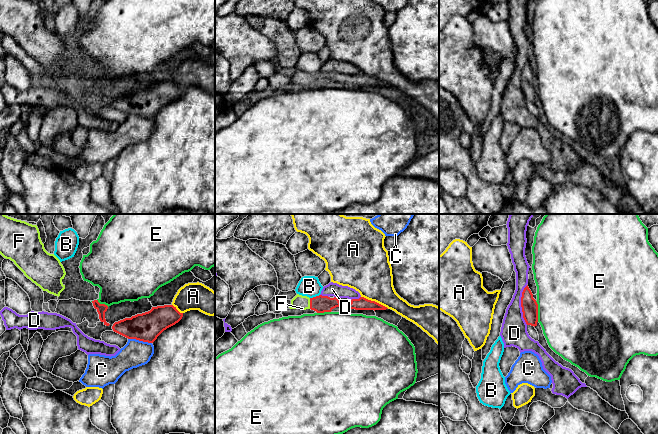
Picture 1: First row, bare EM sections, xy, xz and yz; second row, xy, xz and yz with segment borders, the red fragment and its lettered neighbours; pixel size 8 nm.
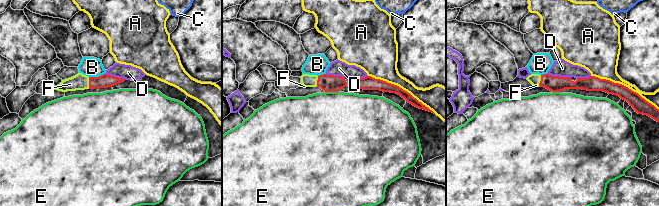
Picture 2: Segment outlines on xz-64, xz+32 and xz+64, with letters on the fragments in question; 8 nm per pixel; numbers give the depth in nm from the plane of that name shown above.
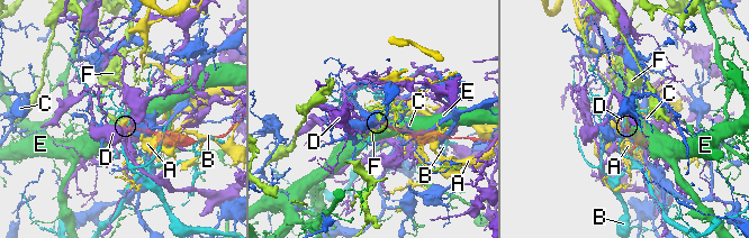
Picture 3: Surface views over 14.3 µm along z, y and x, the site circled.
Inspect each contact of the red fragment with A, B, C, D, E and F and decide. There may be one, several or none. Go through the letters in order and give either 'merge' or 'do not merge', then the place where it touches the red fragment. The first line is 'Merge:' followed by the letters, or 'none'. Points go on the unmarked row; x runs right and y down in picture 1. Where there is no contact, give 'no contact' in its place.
Merge: F
A: do not merge | xz (374, 77)
B: do not merge | xz (314, 73)
C: do not merge | xy (140, 116)
D: do not merge | yz (521, 81)
E: do not merge | yz (537, 87)
F: merge | xz (310, 79)

